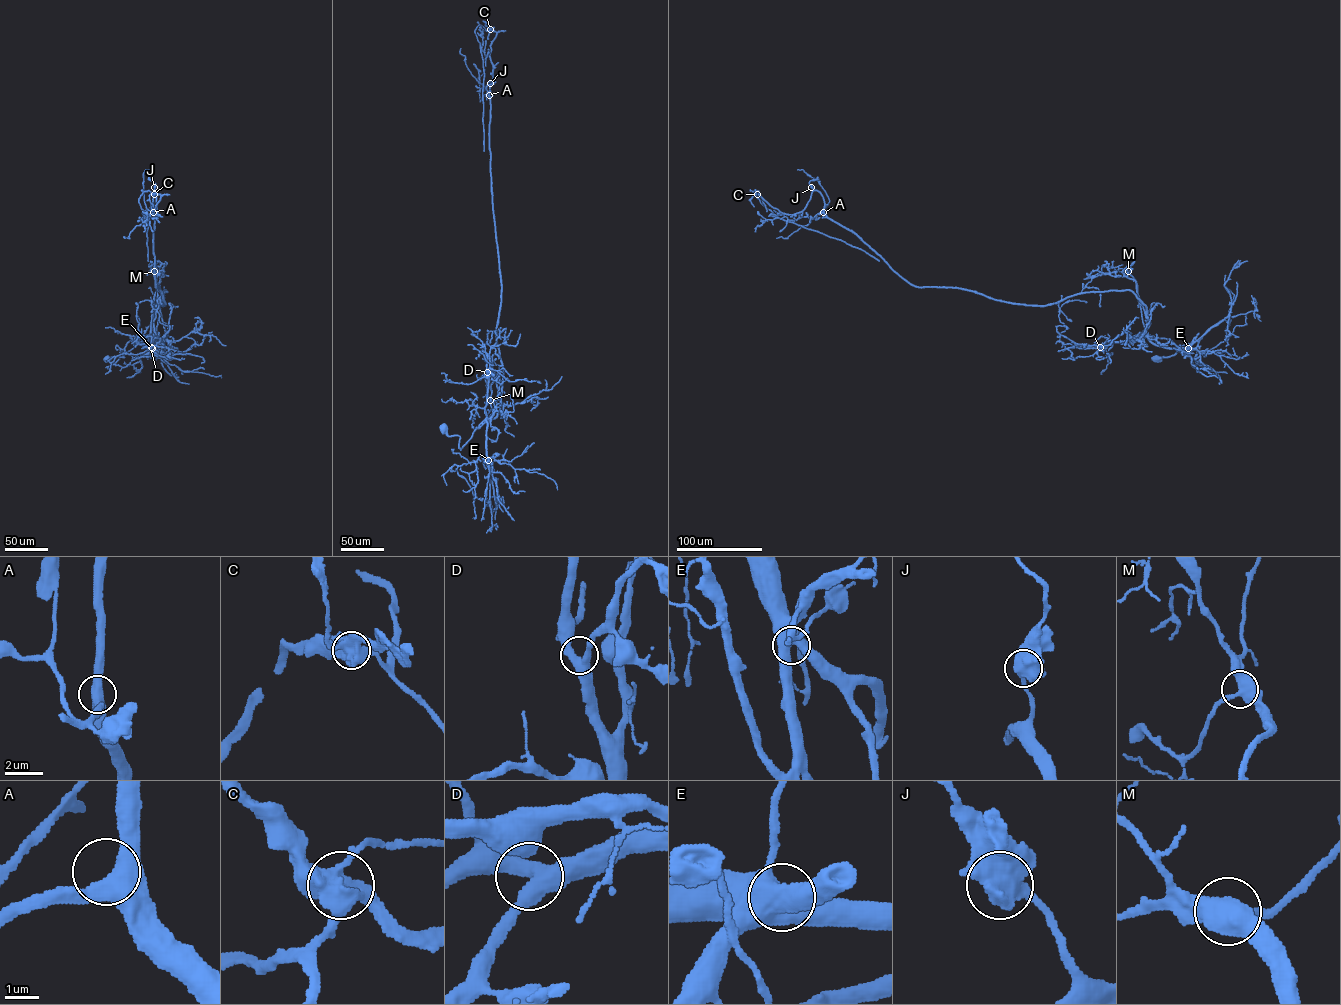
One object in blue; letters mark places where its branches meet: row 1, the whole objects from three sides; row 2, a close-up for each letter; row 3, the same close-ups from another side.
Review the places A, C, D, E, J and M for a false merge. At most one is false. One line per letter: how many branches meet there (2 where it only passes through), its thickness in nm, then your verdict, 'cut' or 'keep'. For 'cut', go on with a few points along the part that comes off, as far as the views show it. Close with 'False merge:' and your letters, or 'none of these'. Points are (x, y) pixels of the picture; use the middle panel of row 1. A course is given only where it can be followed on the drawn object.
A: 3 | 440 nm | keep
C: 4 | 600 nm | cut | (490, 29), (486, 31), (479, 25), (475, 31), (484, 73), (484, 151)
D: 3 | 440 nm | keep
E: 4 | 550 nm | keep
J: 3 | 550 nm | keep
M: 3 | 480 nm | keep
False merge: C

